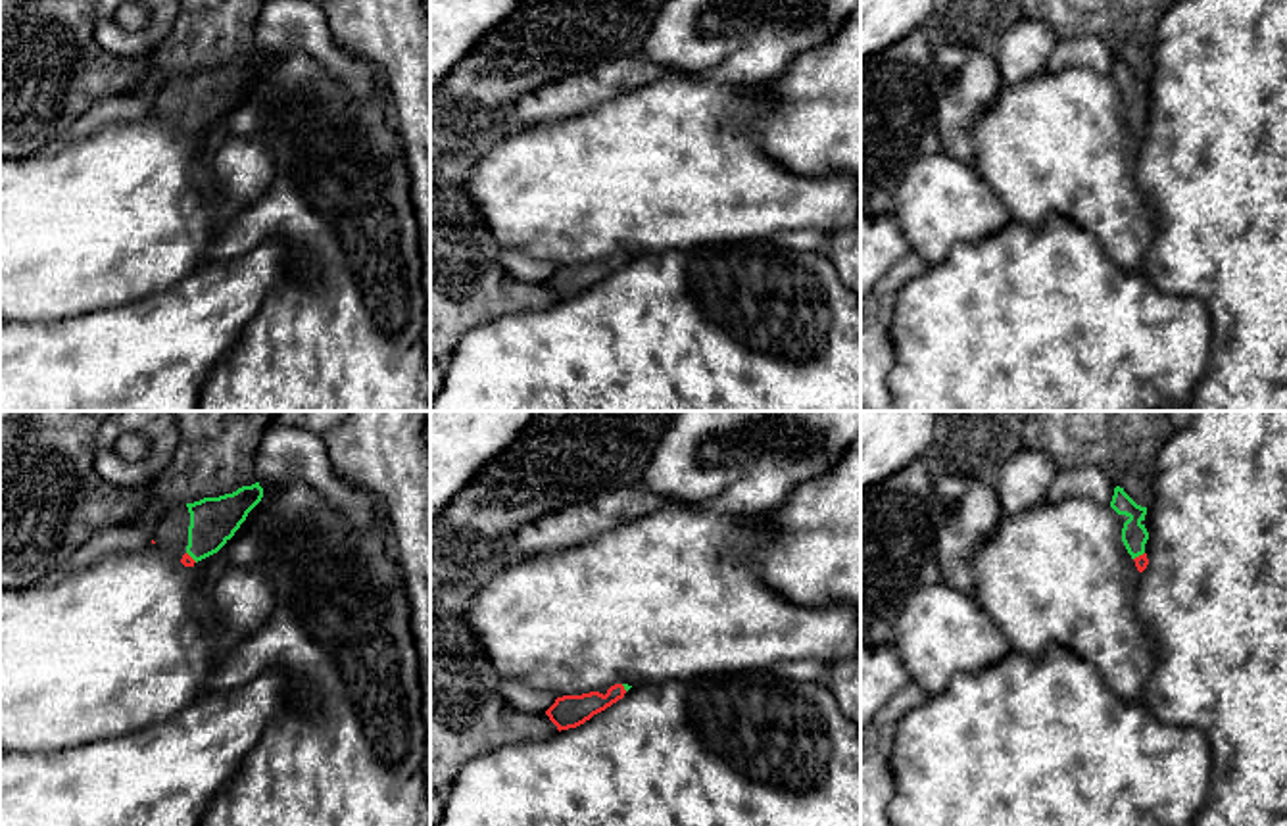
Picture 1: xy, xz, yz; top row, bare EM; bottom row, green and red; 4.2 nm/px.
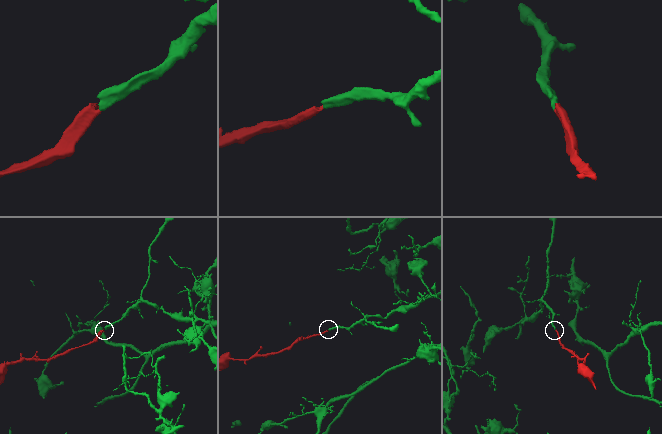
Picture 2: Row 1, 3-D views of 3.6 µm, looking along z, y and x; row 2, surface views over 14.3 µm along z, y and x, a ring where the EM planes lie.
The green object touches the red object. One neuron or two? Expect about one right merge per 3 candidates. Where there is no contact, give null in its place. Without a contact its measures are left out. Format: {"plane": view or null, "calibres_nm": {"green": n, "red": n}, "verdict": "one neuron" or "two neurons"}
{"plane": "yz", "calibres_nm": {"green": 110, "red": 60}, "verdict": "one neuron"}

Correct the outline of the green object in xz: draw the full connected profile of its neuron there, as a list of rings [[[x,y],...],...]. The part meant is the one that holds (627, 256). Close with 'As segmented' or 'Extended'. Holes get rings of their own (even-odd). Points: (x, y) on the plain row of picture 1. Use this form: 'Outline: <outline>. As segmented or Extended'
Outline: [[[615,254],[607,259],[607,263],[590,261],[582,265],[563,265],[557,267],[555,273],[546,280],[549,290],[557,296],[557,300],[569,300],[584,294],[594,284],[605,280],[613,273],[624,267],[624,263],[632,255]]]. Extended

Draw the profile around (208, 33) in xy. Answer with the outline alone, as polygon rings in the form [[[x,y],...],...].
[[[179,0],[181,10],[158,58],[171,73],[194,73],[232,63],[257,52],[255,23],[263,0]]]

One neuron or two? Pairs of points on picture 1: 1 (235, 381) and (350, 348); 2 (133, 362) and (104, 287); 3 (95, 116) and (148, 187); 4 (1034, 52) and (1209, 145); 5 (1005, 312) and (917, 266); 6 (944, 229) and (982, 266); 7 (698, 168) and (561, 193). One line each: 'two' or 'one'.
1: one
2: two
3: two
4: two
5: two
6: two
7: one

